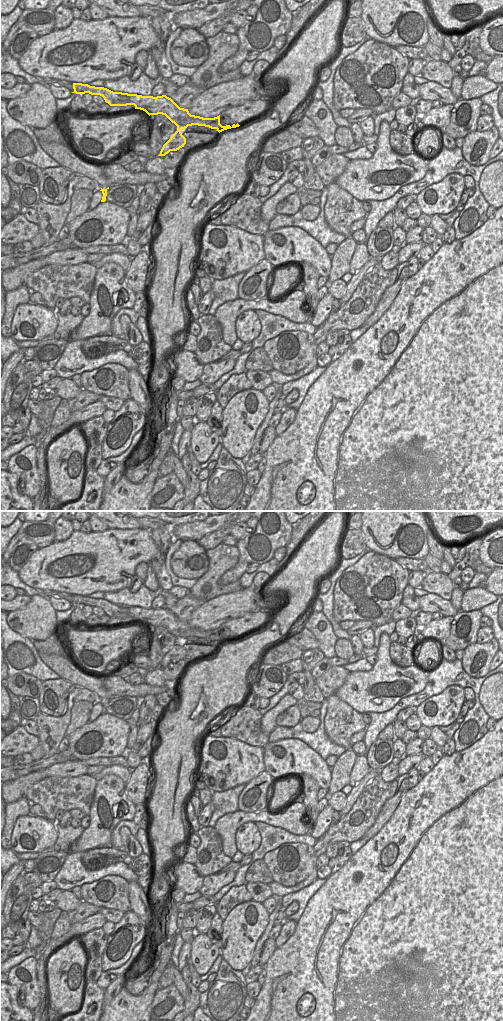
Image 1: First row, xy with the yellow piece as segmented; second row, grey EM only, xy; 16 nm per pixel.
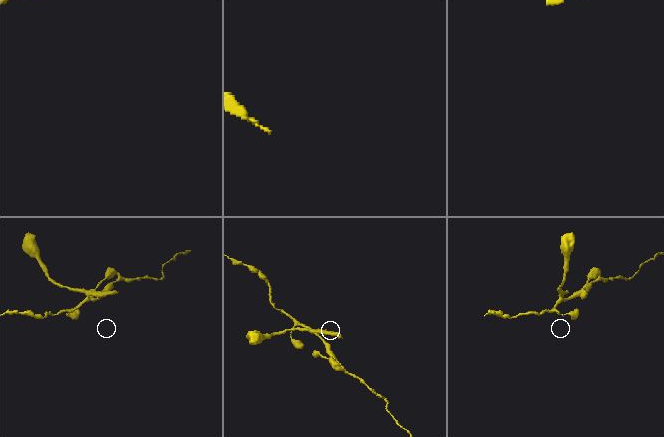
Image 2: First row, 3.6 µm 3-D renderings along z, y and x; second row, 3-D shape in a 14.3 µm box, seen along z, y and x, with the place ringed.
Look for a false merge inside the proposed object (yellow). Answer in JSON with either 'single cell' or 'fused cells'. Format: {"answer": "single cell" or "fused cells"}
{"answer": "fused cells"}

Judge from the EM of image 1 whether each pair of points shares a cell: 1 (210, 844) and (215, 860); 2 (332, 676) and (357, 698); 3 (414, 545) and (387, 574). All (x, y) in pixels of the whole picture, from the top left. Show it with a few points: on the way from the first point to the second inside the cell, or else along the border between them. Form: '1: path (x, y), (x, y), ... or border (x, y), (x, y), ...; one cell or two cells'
1: path (210, 848), (211, 856); one cell
2: border (349, 672), (343, 684), (333, 694); two cells
3: border (372, 551), (393, 559); two cells

